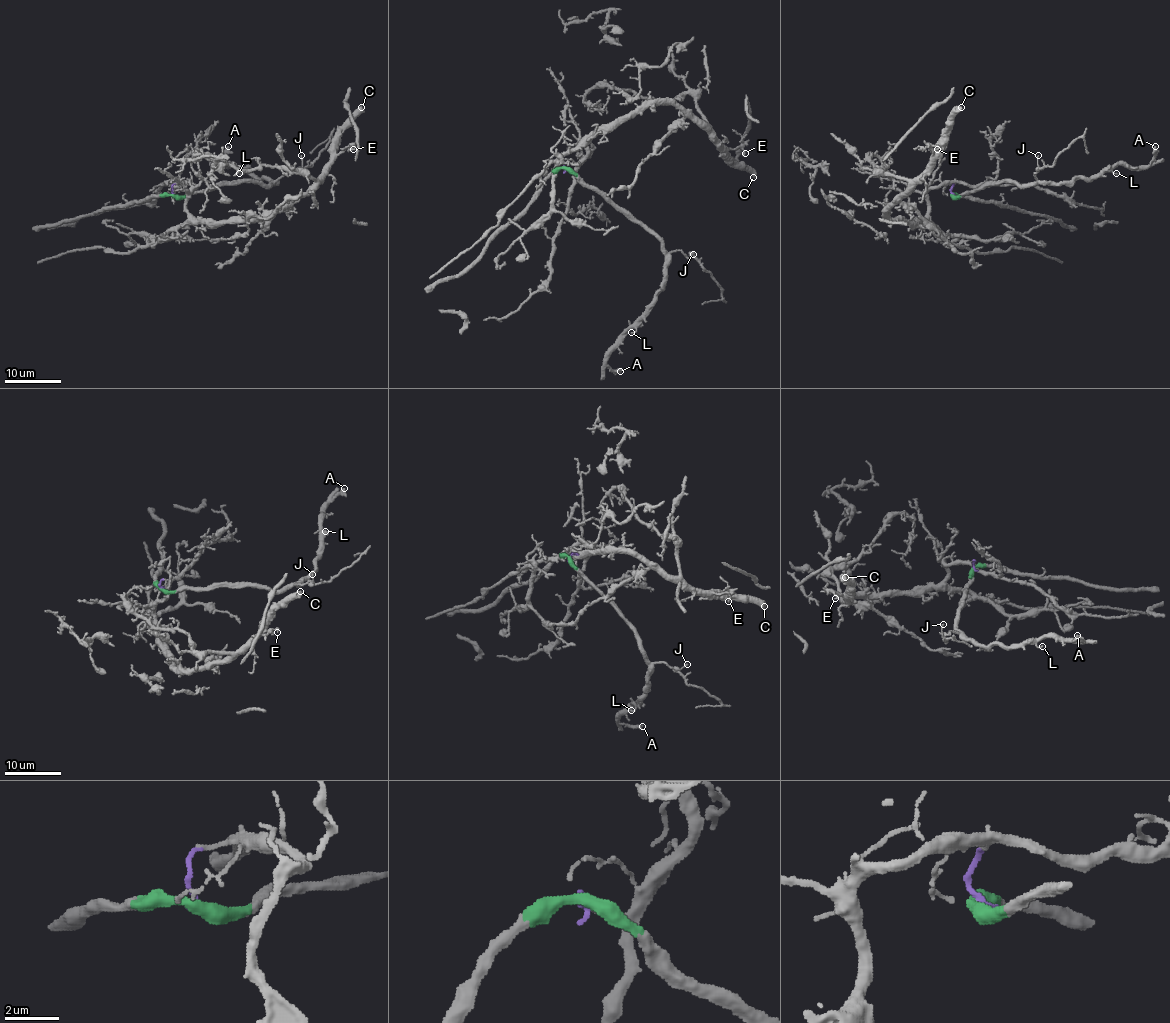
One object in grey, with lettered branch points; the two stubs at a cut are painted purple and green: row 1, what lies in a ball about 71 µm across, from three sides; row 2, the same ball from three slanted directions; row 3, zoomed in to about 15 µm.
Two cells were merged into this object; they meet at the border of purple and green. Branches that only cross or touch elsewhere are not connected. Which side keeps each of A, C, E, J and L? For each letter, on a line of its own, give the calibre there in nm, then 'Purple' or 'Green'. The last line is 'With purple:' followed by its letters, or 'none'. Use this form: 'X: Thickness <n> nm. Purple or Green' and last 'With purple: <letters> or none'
A: Thickness 280 nm. Green
C: Thickness 480 nm. Purple
E: Thickness 170 nm. Purple
J: Thickness 100 nm. Green
L: Thickness 110 nm. Green
With purple: C, E

